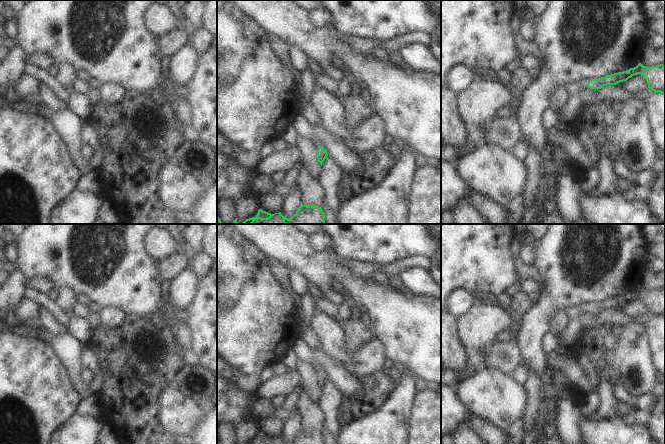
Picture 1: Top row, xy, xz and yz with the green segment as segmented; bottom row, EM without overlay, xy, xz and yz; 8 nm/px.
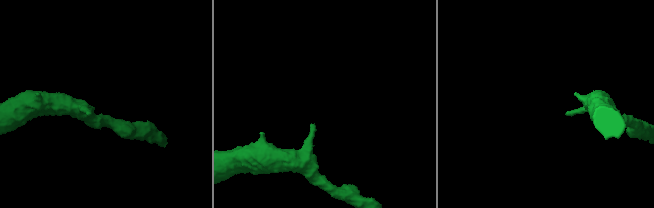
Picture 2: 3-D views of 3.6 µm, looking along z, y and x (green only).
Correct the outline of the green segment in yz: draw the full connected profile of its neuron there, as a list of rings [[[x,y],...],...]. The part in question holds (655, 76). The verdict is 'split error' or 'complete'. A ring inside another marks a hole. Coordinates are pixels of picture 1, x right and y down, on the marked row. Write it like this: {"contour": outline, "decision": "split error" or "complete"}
{"contour": [[[639,63],[636,67],[629,70],[614,73],[598,79],[591,79],[587,83],[590,89],[601,89],[607,85],[616,85],[620,82],[627,81],[634,75],[641,74],[647,81],[648,88],[655,93],[665,93],[665,65],[646,67]]], "decision": "complete"}

